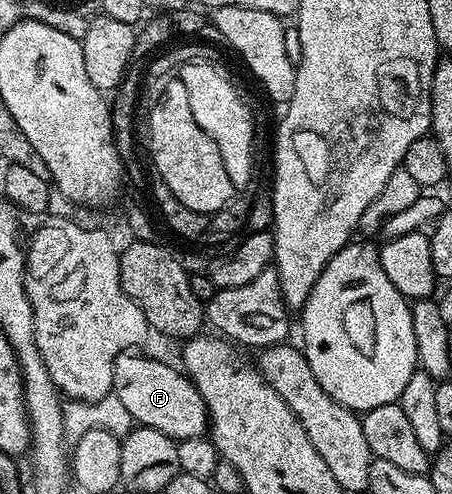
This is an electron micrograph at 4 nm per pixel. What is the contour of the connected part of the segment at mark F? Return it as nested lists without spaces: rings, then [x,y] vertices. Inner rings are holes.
[[[128,351],[115,360],[113,395],[121,399],[136,426],[147,425],[153,431],[161,431],[161,435],[169,435],[177,443],[204,436],[209,429],[205,399],[201,399],[186,372],[175,370],[163,361],[150,361],[147,357],[135,355]]]

